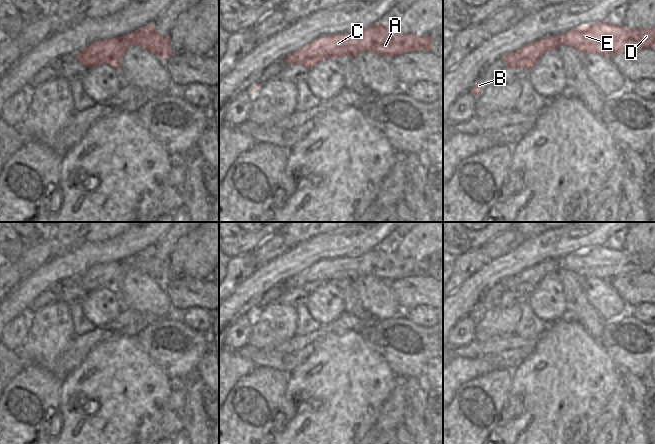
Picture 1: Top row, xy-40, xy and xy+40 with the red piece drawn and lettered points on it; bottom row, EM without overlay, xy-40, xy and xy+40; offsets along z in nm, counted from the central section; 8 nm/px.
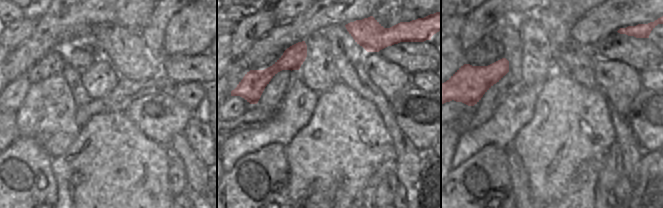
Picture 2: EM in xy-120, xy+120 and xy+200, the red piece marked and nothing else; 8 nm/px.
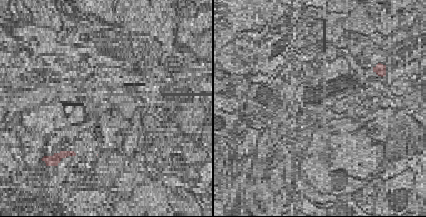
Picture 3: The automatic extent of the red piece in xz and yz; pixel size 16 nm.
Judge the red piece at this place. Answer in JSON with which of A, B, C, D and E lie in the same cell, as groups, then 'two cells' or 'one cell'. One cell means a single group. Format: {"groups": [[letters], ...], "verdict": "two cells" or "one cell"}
{"groups": [["A", "B", "C", "D", "E"]], "verdict": "one cell"}

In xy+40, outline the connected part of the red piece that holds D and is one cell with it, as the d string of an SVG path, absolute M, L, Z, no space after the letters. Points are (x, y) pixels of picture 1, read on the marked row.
M608 22L578 26L558 36L546 36L536 42L532 42L516 52L502 56L500 60L504 60L507 63L507 68L531 70L548 50L557 50L560 46L570 46L582 54L600 54L602 56L612 56L628 50L655 48L655 27L626 28Z

